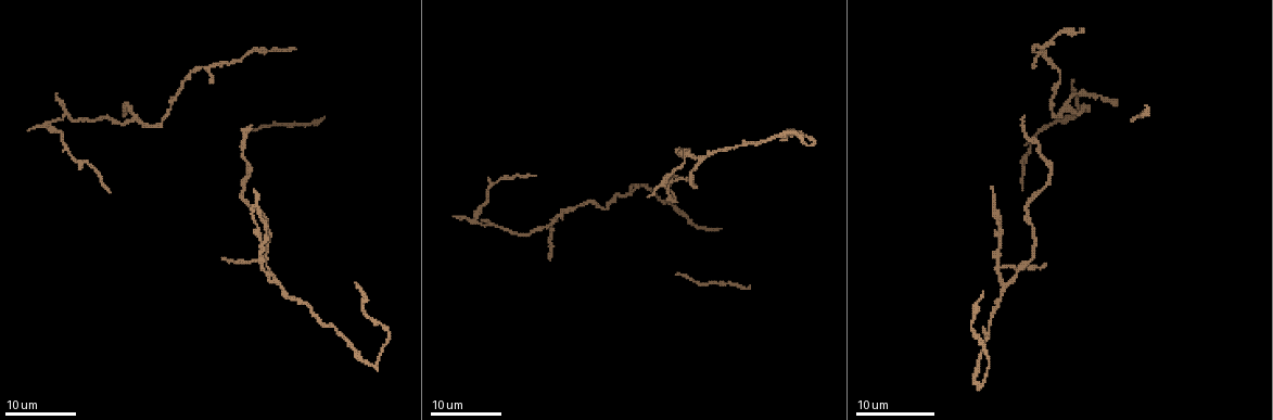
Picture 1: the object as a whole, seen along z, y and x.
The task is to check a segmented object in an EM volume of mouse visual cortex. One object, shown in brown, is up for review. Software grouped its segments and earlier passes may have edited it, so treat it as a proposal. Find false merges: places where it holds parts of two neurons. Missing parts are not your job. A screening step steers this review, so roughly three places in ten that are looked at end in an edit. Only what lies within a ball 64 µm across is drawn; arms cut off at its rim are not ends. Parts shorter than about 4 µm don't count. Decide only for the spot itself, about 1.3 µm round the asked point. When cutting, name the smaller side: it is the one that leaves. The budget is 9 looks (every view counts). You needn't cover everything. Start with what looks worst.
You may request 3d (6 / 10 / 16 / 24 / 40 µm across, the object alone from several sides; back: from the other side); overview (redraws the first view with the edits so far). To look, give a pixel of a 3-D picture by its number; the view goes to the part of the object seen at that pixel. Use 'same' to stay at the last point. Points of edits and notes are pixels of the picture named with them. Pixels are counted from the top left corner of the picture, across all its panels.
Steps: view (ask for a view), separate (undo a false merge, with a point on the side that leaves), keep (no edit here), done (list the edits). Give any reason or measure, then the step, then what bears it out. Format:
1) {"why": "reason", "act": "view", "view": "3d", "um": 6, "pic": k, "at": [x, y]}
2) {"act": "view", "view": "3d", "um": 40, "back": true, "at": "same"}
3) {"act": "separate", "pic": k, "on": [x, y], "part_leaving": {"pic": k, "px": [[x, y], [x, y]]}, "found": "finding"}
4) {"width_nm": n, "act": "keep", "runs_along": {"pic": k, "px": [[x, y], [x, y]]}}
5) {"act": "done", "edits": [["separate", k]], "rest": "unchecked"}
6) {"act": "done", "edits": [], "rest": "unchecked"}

{"why": "two arms in line, one across", "act": "view", "view": "3d", "um": 24, "pic": 1, "at": [1067, 106]}

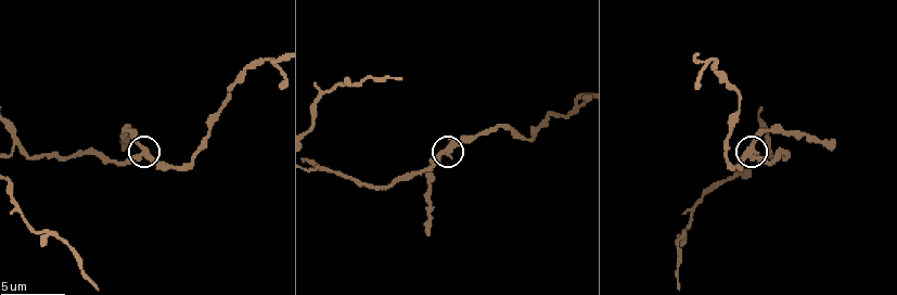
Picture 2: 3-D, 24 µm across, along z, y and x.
{"act": "view", "view": "3d", "um": 10, "pic": 2, "at": [751, 152]}

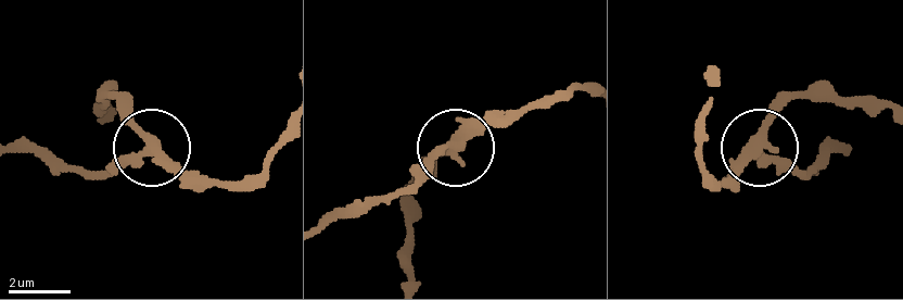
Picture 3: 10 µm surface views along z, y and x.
{"act": "view", "view": "3d", "um": 6, "pic": 3, "at": [150, 142]}

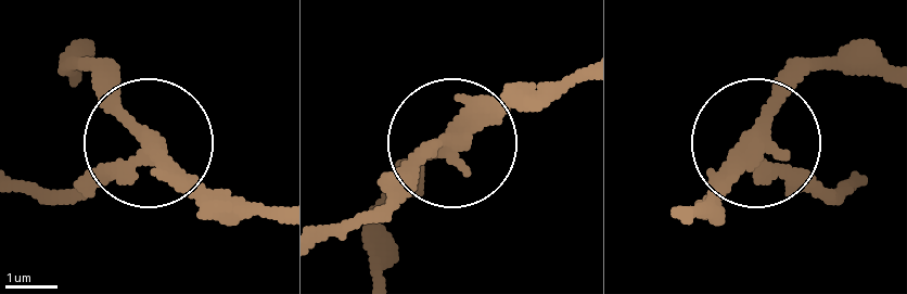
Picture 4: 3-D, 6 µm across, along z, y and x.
{"arms": 3, "act": "keep", "found": "one neuron here"}

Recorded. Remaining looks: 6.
{"why": "three arms meet", "act": "view", "view": "3d", "um": 10, "pic": 2, "at": [704, 63]}

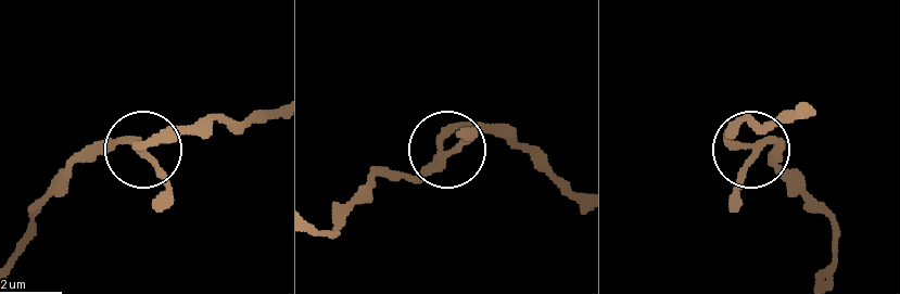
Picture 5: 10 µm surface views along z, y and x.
{"act": "keep", "found": "continuous, no second neuron"}

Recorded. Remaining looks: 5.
{"why": "three-way junction", "act": "view", "view": "3d", "um": 16, "pic": 1, "at": [272, 281]}

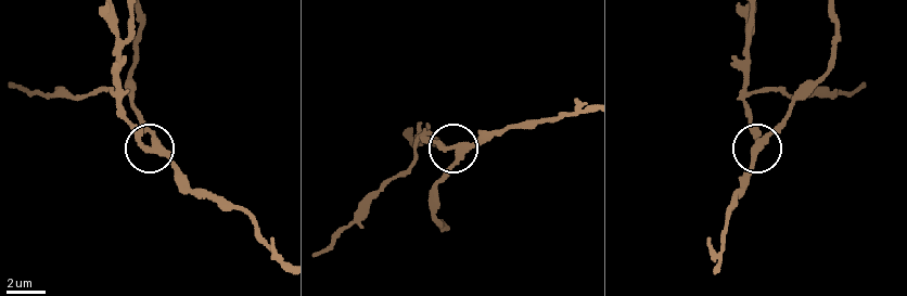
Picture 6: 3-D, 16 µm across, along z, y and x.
{"why": "zoom in", "act": "view", "view": "3d", "um": 10, "pic": 6, "at": [451, 149]}

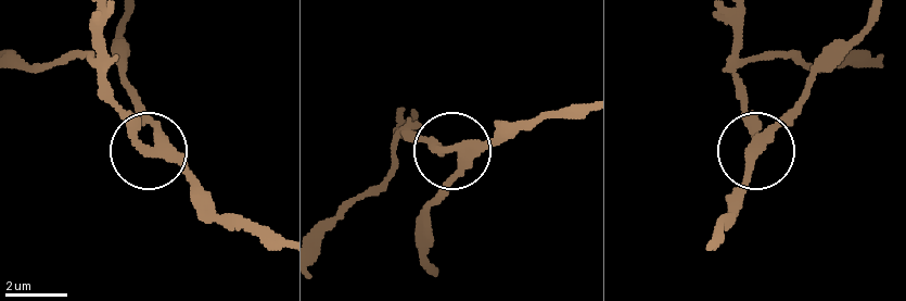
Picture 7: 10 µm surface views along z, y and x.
{"width_nm": 280, "act": "keep", "found": "continuous, no second neuron"}

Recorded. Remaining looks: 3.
{"why": "calibre changes", "act": "view", "view": "3d", "um": 6, "pic": 2, "at": [340, 85]}

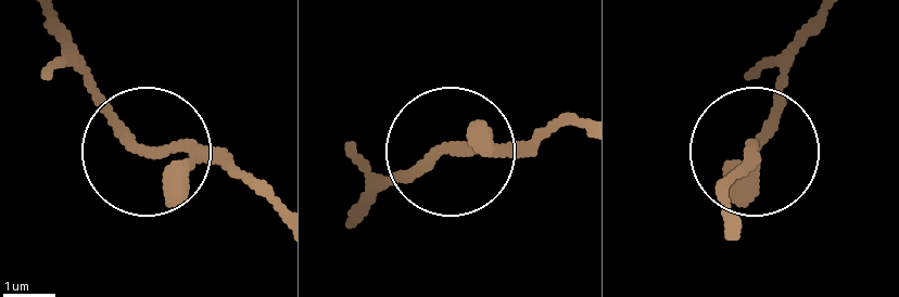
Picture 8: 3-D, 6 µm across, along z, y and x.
{"act": "keep", "runs_along": {"pic": 8, "px": [[359, 221], [441, 156], [506, 152], [567, 126]]}, "found": "one neuron here"}

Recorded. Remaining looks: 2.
{"act": "done", "edits": [], "rest": "unchecked"}

